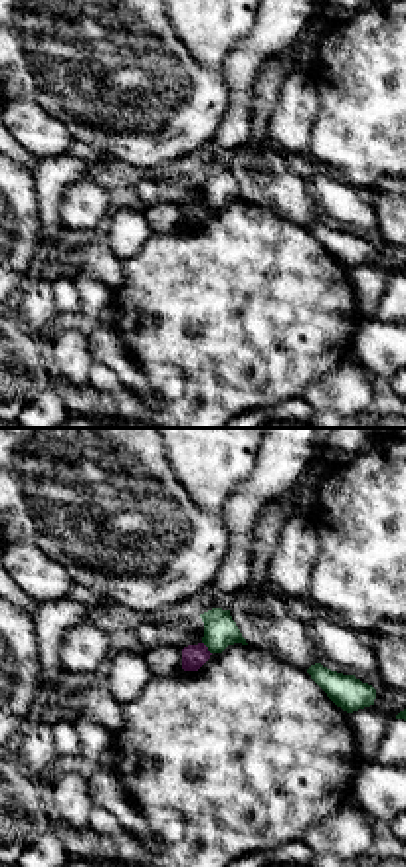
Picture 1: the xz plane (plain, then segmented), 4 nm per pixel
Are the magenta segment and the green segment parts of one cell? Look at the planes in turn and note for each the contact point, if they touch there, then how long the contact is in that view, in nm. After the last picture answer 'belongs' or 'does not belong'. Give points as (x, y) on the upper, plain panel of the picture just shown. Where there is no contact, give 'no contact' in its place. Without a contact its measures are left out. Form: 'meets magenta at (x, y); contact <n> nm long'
meets magenta at (206, 204); contact 70 nm long

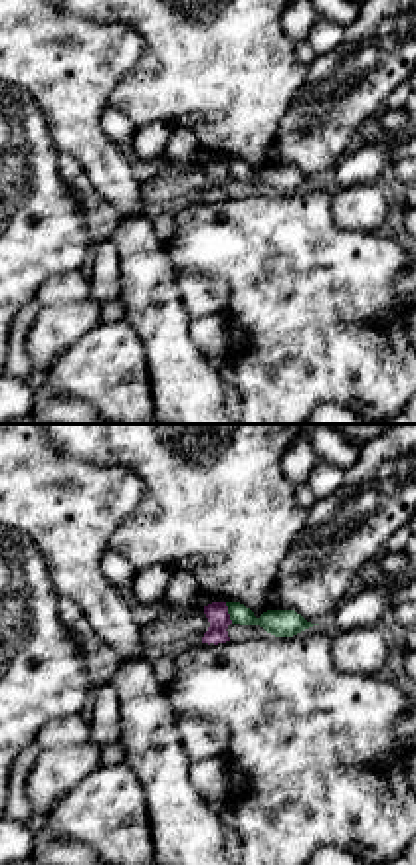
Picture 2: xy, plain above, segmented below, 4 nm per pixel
meets magenta at (226, 169); contact 90 nm long

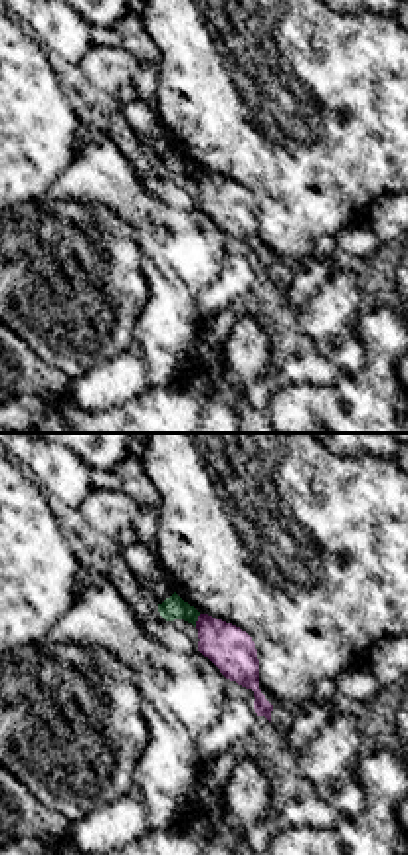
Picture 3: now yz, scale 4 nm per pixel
meets magenta at (199, 177); contact 60 nm long

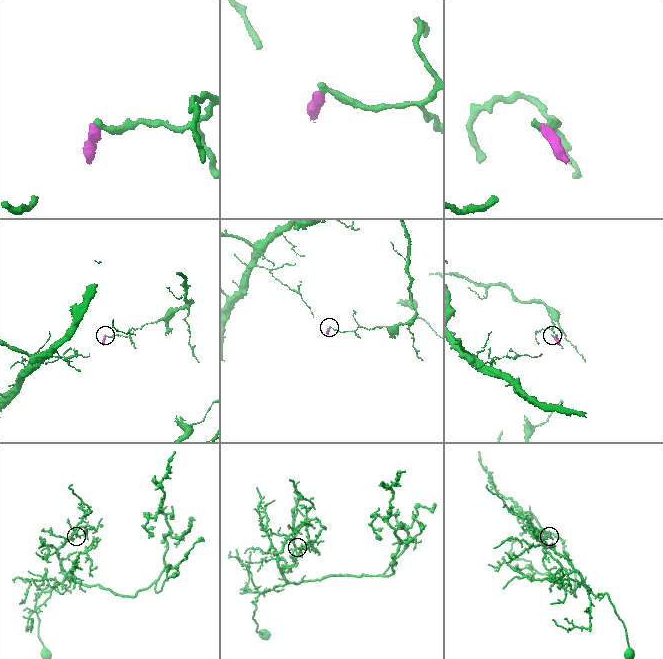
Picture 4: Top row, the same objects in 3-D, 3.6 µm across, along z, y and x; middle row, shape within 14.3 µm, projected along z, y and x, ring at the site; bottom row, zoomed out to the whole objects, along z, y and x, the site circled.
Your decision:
does not belong

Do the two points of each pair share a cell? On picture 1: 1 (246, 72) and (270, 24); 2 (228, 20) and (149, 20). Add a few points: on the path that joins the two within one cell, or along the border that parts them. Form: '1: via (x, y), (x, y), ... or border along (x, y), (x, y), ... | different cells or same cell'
1: via (246, 60), (268, 36) | same cell
2: border along (169, 20), (197, 60) | different cells

